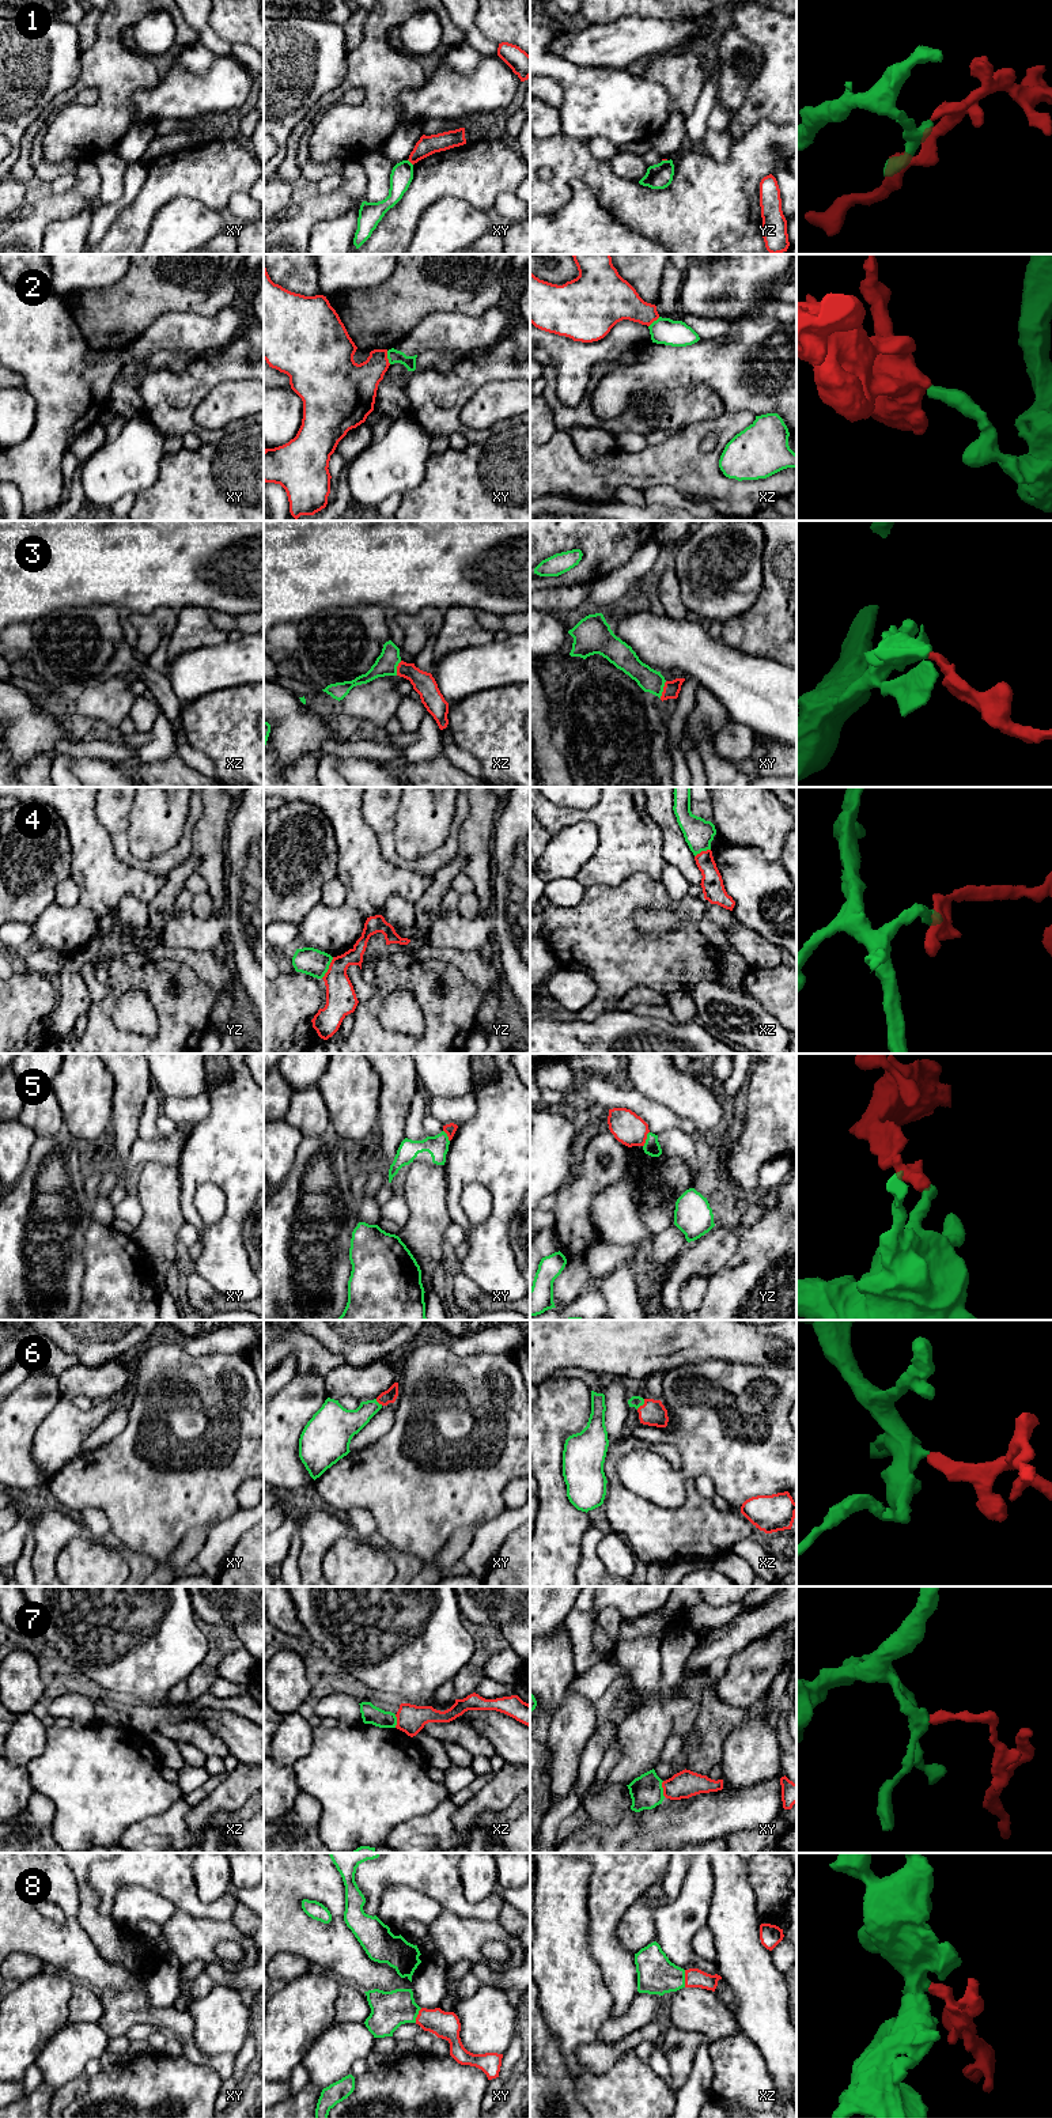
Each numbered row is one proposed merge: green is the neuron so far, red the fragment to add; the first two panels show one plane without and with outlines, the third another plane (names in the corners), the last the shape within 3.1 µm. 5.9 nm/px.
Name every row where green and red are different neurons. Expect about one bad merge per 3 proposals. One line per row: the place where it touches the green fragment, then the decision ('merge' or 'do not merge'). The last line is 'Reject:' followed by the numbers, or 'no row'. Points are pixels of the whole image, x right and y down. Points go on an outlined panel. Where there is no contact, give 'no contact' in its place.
1: xy (409, 162) | do not merge
2: xy (388, 358) | do not merge
3: xy (662, 689) | merge
4: yz (328, 968) | do not merge
5: yz (646, 1139) | do not merge
6: xz (642, 1404) | merge
7: xy (662, 1789) | do not merge
8: xz (684, 1978) | merge
Reject: 1, 2, 4, 5, 7

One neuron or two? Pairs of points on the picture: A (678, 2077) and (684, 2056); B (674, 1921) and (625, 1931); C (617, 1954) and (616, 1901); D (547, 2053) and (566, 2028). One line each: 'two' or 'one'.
A: one
B: two
C: one
D: two

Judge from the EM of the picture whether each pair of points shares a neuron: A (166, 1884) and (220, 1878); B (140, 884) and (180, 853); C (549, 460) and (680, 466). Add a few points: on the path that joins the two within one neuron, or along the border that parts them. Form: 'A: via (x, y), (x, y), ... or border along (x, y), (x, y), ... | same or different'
A: border along (190, 1867), (201, 1901), (212, 1902), (223, 1895) | different
B: border along (121, 862), (165, 877) | different
C: via (582, 469), (647, 468) | same

